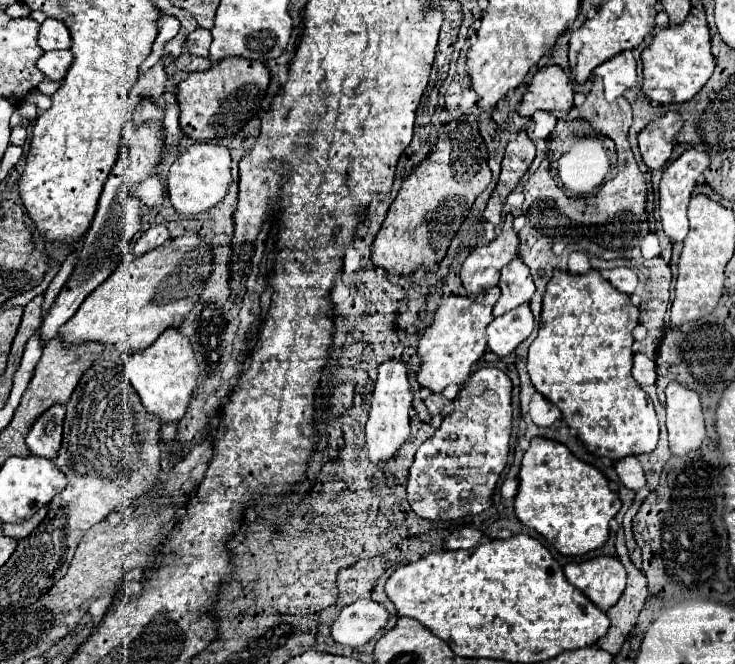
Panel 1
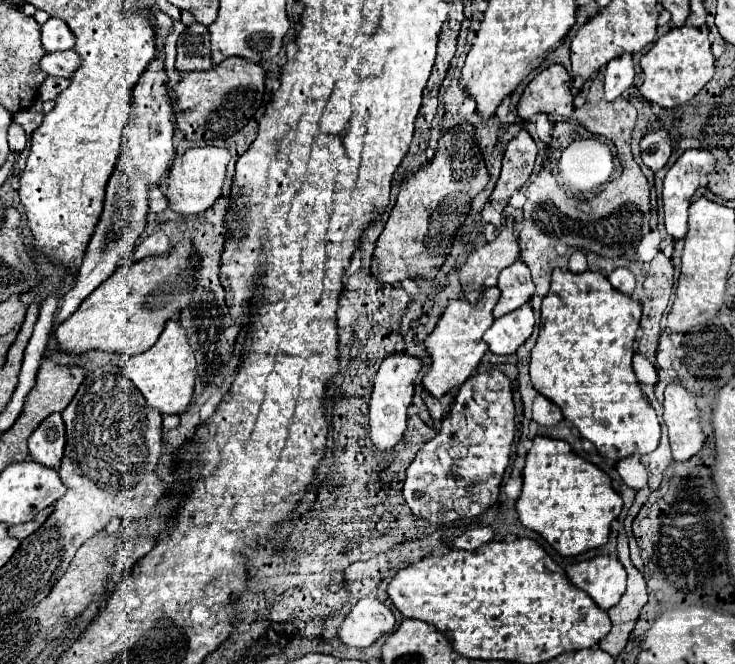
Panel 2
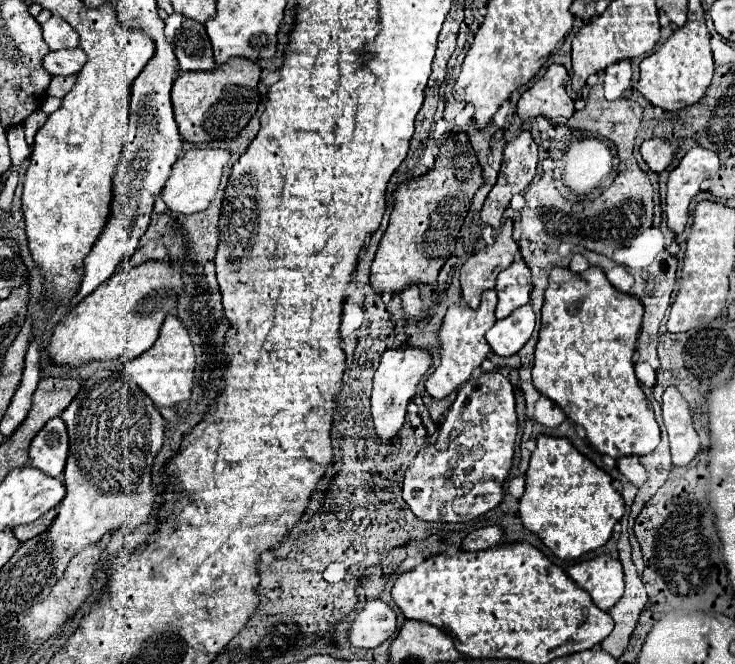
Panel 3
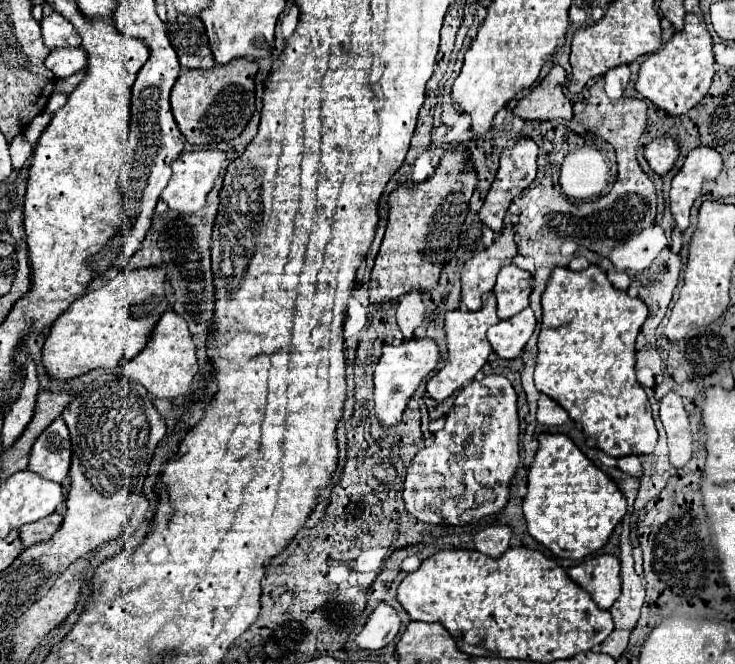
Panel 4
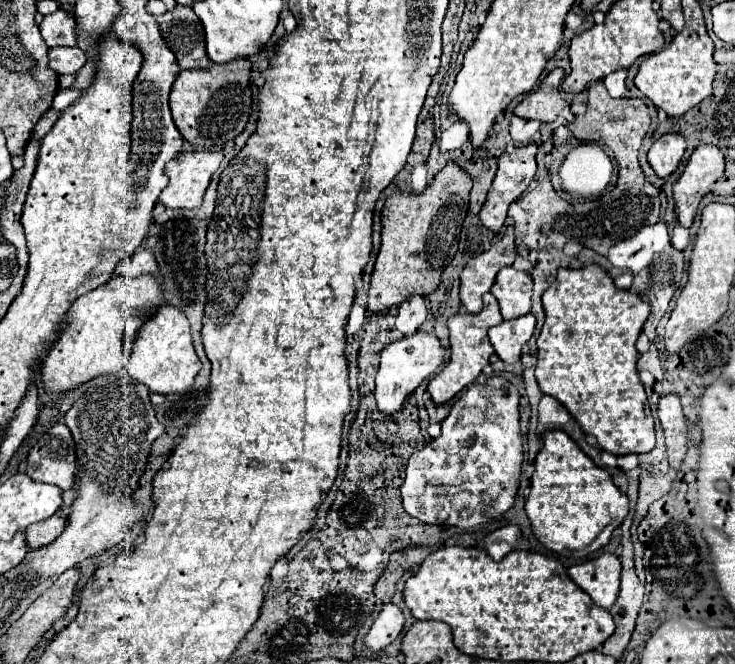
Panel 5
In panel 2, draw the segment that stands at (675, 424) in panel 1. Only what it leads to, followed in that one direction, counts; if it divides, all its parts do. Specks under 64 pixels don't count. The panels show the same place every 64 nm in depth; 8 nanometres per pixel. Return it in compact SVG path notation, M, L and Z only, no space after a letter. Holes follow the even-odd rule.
M678 384L664 390L664 422L668 426L672 456L676 462L686 462L696 456L704 444L698 408L694 396Z

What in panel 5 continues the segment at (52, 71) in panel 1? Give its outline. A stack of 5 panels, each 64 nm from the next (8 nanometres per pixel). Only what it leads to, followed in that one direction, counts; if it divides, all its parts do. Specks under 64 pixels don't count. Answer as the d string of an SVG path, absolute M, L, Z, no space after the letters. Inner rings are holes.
M50 48L50 68L58 74L76 74L86 64L86 54L80 48Z

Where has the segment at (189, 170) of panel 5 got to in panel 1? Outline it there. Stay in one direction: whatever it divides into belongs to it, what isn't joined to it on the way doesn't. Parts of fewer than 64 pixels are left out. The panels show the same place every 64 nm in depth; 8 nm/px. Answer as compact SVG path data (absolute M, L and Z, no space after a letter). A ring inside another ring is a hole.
M194 144L170 166L168 172L168 198L180 214L200 214L216 206L228 190L230 176L230 152L216 144Z

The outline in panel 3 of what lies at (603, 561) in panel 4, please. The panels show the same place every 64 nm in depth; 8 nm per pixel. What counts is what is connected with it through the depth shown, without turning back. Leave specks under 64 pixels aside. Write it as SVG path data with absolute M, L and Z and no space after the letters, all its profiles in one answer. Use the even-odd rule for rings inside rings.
M608 554L570 566L568 576L580 588L584 588L602 610L610 610L622 598L624 592L622 564Z

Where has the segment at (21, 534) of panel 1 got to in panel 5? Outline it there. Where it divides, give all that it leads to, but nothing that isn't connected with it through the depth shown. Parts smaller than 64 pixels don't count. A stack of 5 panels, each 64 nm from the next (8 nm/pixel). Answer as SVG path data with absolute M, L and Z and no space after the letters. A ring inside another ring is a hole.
M50 516L48 520L42 520L34 526L28 526L26 528L26 540L30 542L30 548L36 550L36 548L52 544L62 534L64 528L66 528L64 516Z

